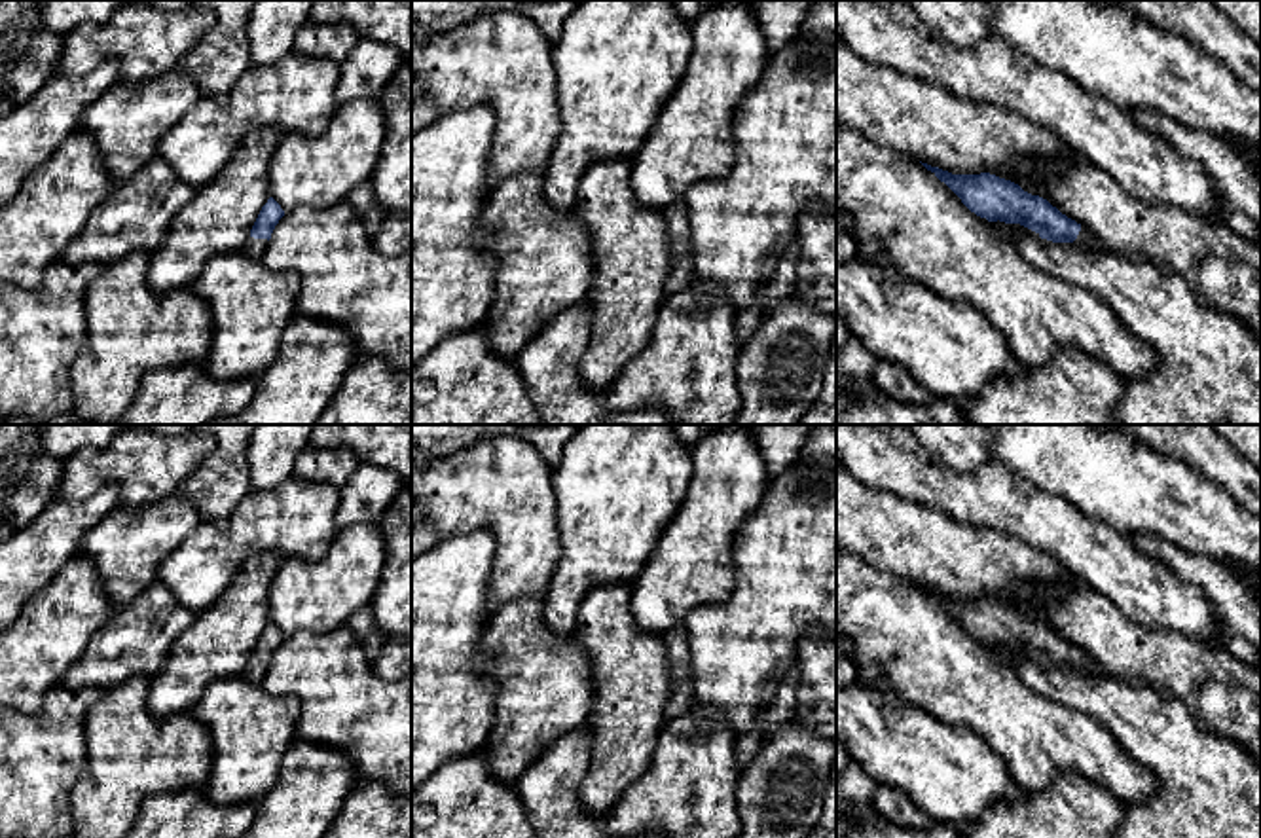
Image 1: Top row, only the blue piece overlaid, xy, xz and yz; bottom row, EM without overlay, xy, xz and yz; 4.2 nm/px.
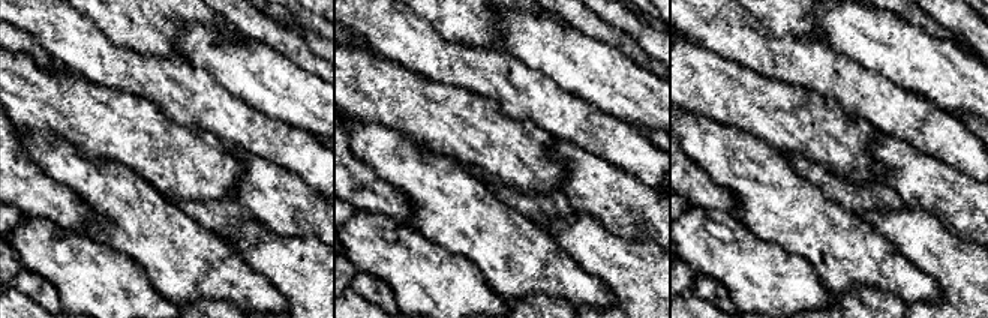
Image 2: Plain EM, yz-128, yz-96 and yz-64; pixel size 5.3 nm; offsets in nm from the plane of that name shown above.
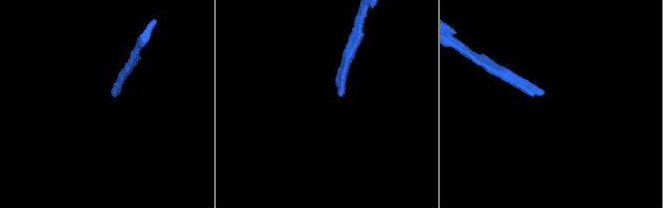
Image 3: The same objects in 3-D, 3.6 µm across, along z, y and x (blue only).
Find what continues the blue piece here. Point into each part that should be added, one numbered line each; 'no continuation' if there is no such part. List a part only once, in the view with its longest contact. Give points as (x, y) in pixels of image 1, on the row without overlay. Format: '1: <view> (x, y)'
1: xy (255, 674)

